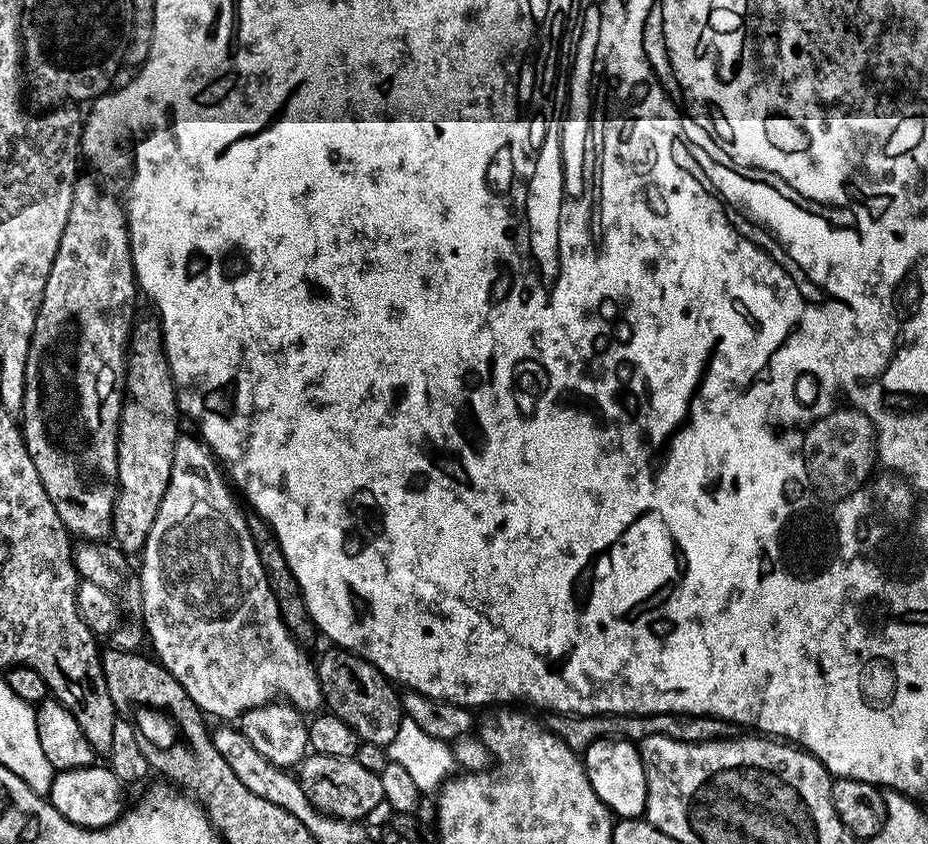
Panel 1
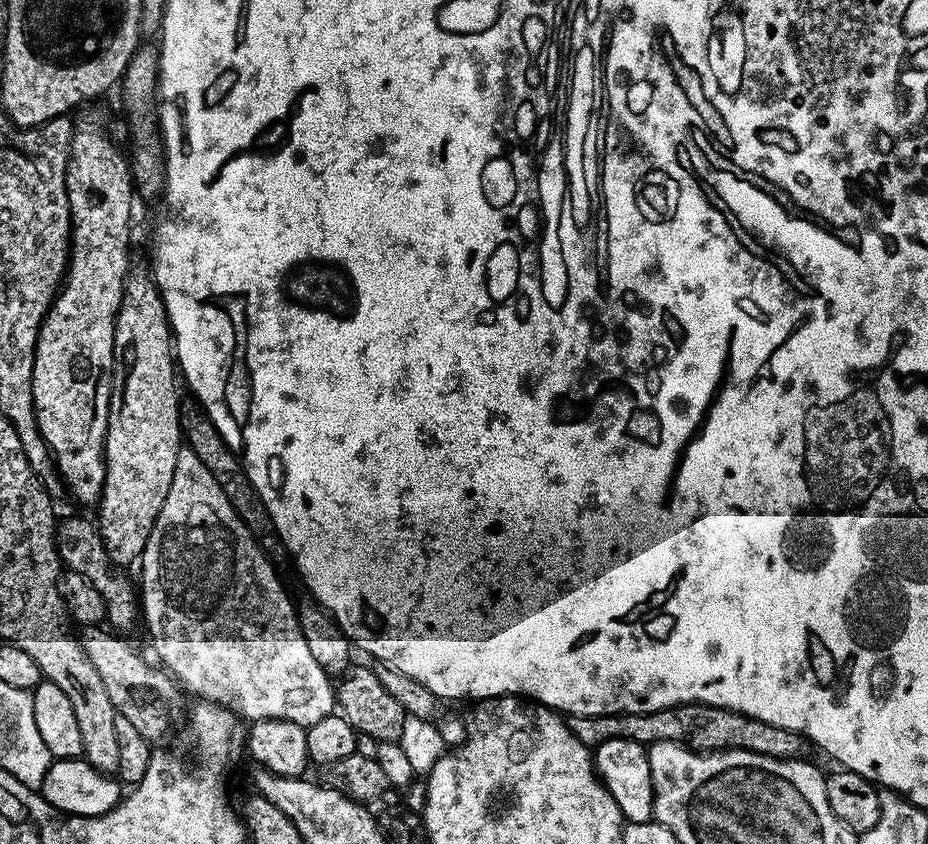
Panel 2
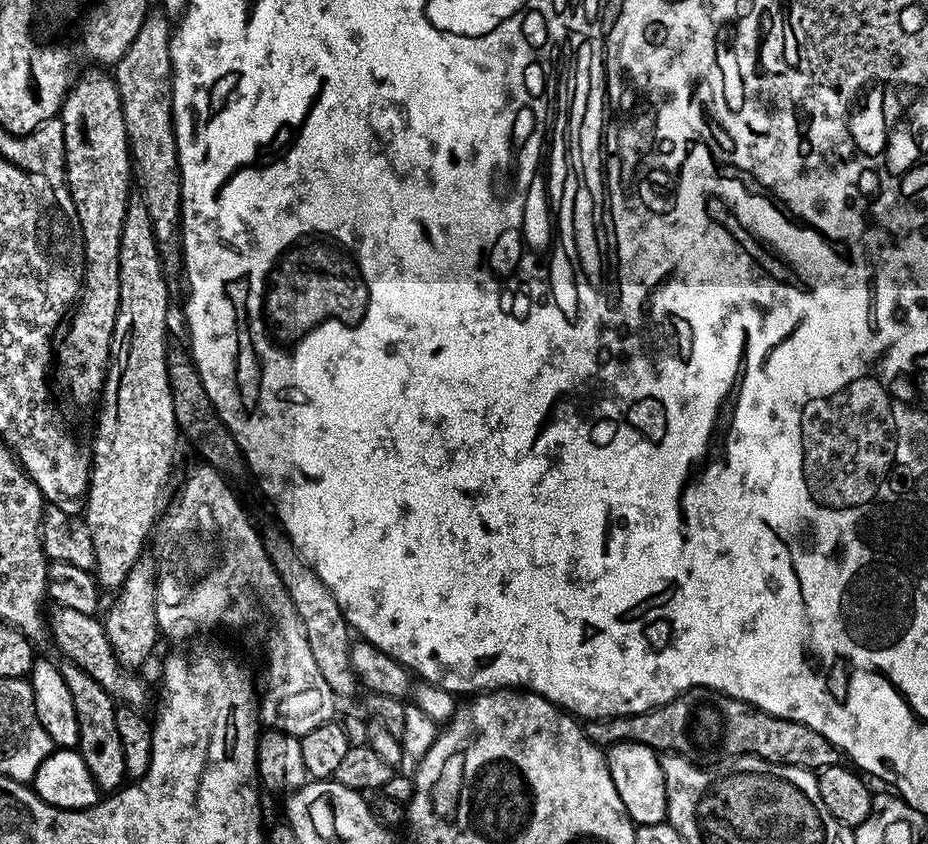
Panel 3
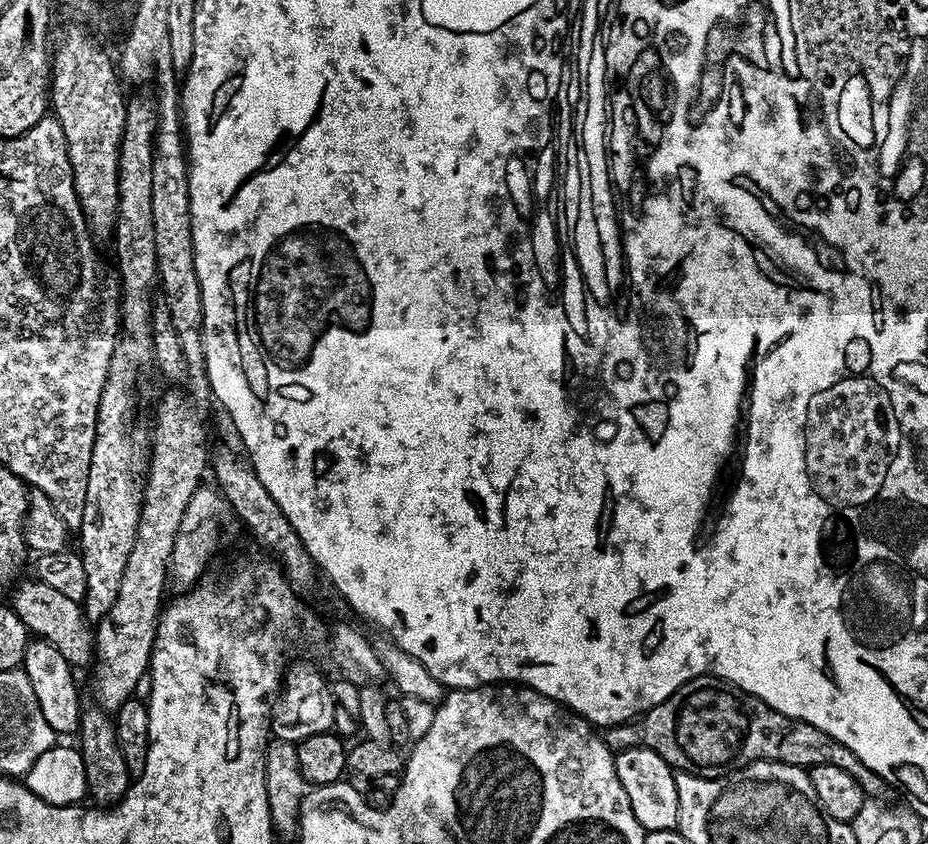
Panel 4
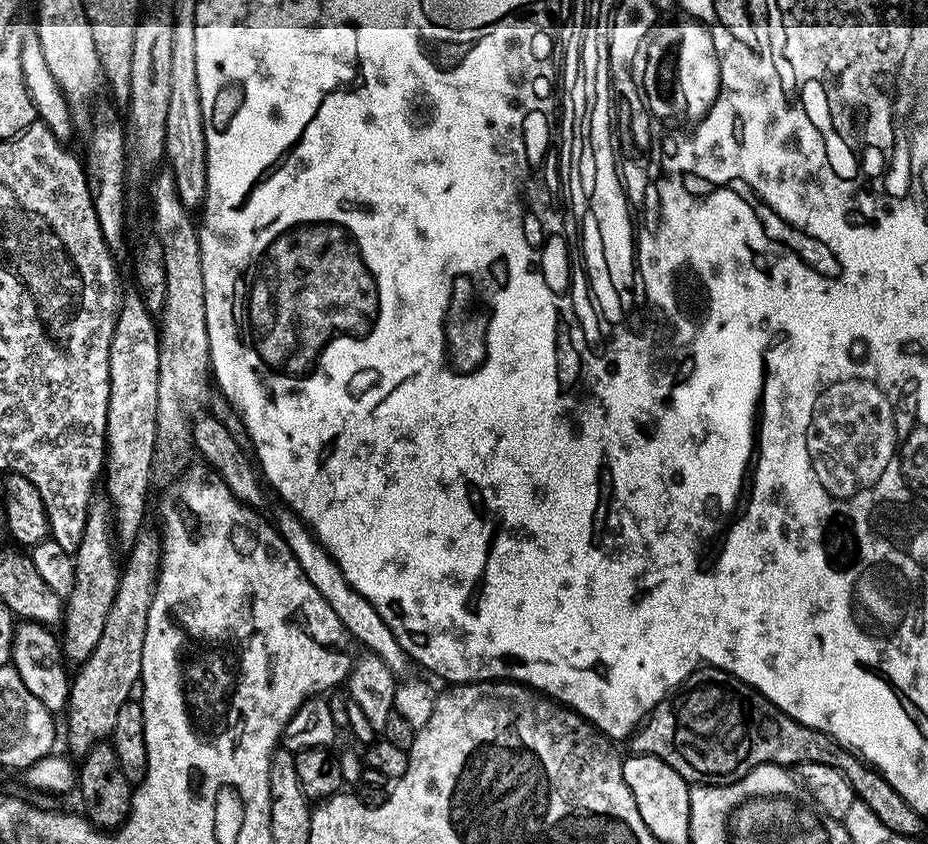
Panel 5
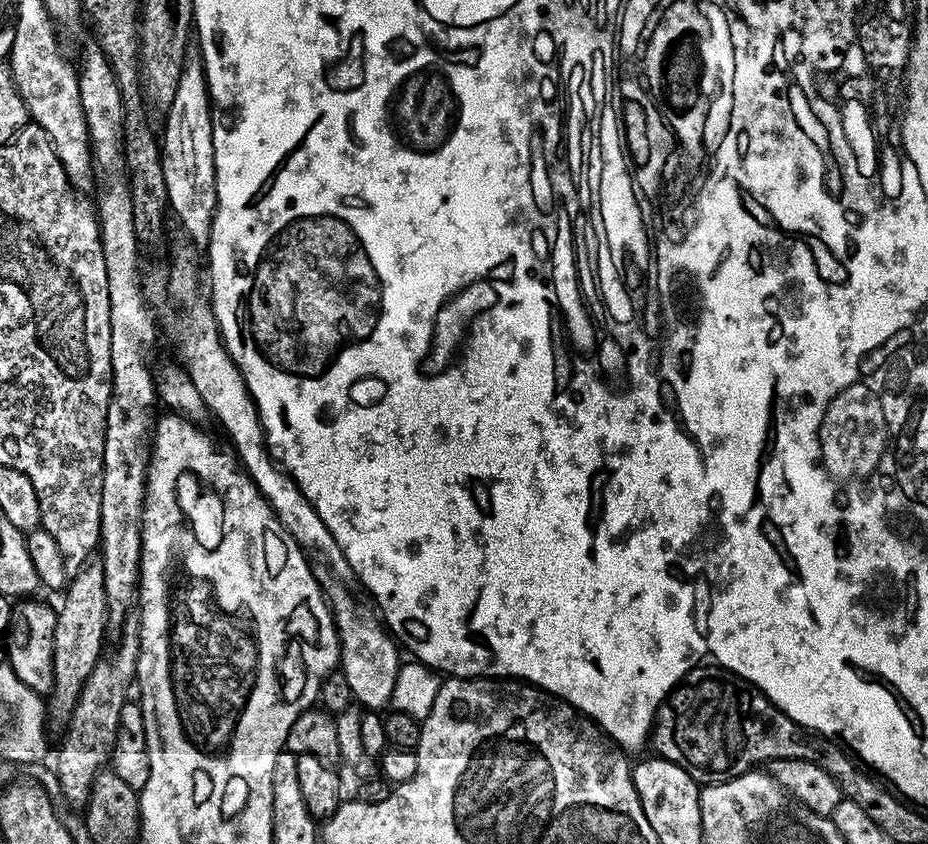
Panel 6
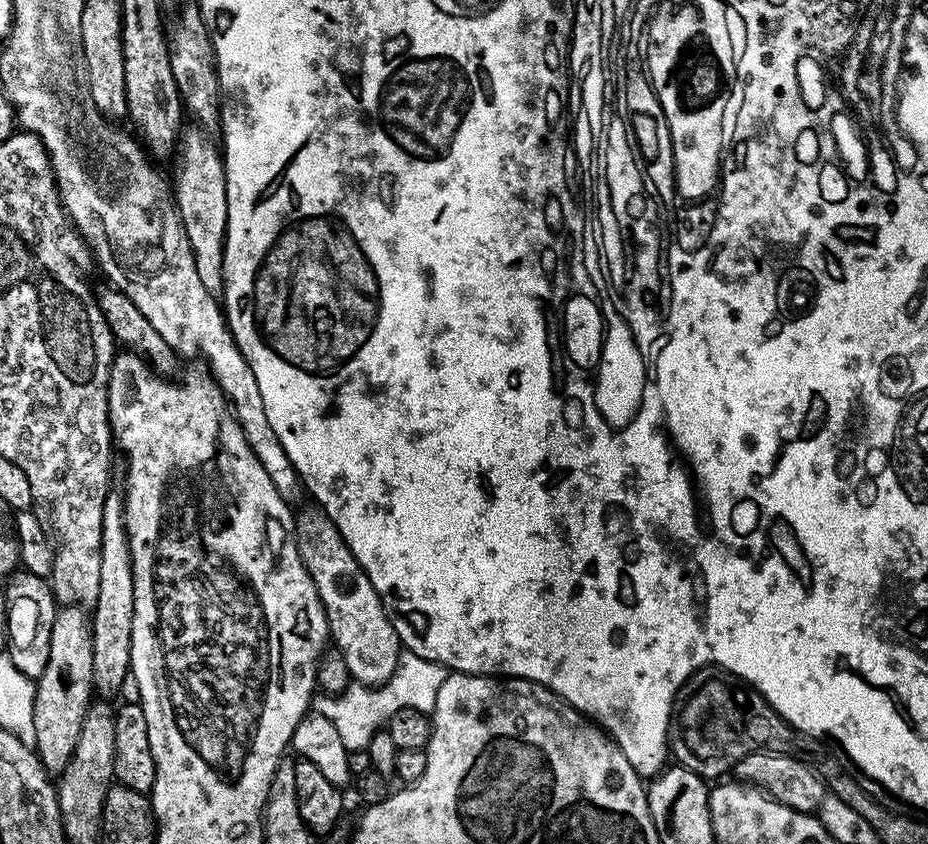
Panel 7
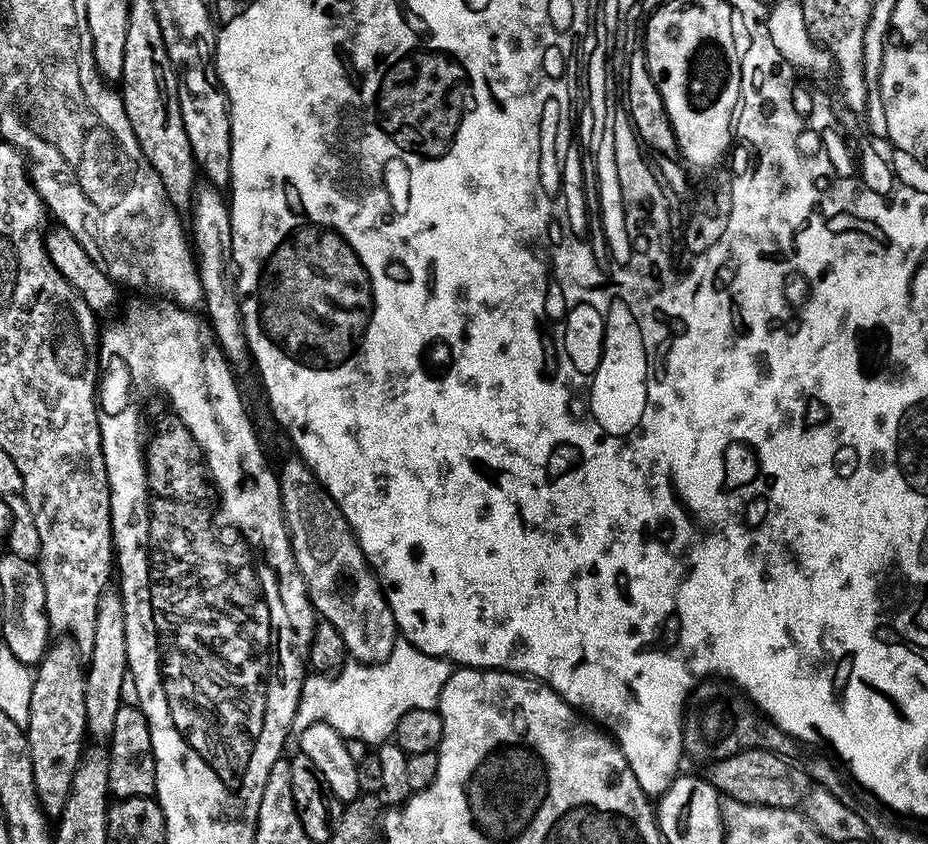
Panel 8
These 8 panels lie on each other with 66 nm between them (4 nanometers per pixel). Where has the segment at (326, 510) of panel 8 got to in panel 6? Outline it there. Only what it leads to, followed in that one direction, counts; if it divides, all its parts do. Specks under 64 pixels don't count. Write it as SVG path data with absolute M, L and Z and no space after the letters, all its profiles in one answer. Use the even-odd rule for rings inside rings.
M339 582L327 585L326 599L332 610L332 619L336 621L336 632L340 636L339 671L344 672L350 684L352 699L357 705L365 704L363 707L368 710L384 710L391 705L394 686L398 682L401 649L386 631L385 625L379 619L376 621L363 616L348 594L349 589Z

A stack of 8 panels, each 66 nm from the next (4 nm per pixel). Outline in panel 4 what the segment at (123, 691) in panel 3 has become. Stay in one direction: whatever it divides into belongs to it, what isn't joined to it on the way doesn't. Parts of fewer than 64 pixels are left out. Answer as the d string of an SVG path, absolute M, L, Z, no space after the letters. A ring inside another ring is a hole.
M38 578L31 579L21 579L15 585L16 593L10 599L10 607L18 614L18 618L22 618L33 637L54 646L54 650L58 650L58 654L62 654L62 658L66 658L73 669L87 669L94 660L94 628L84 616L81 601L66 598L66 594L54 590L54 586L46 586L46 582Z

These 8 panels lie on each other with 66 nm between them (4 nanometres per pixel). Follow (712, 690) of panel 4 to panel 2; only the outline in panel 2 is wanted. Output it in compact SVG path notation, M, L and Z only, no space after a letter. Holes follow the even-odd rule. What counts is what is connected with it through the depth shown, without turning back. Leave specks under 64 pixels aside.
M679 704L657 712L619 712L605 716L568 716L568 728L589 750L602 742L611 740L632 740L635 744L657 744L669 740L682 744L694 752L722 752L726 748L741 748L779 760L799 760L807 757L810 741L807 736L794 730L782 730L782 726L770 726L753 716L731 712L729 708L715 708L709 704Z

